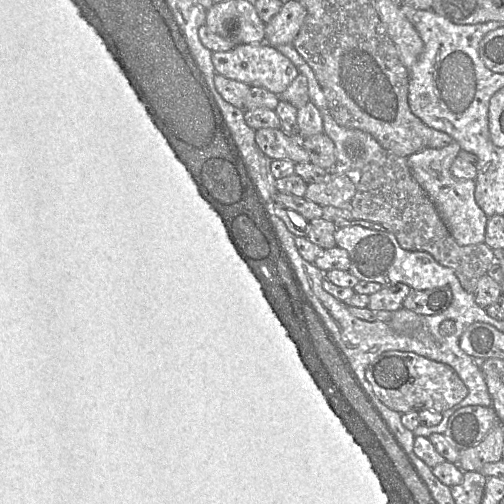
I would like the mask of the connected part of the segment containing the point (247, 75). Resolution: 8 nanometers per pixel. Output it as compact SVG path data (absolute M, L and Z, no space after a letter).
M267 43L239 44L228 51L213 52L212 62L217 74L246 83L251 87L266 88L276 95L281 94L299 74L287 57Z

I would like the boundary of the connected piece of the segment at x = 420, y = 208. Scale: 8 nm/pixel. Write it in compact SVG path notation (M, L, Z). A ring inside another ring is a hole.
M384 152L382 157L370 163L360 173L352 175L355 175L356 178L356 192L350 206L352 212L358 214L358 219L382 224L387 231L396 237L403 249L431 254L439 264L454 271L462 287L467 292L476 293L480 278L487 274L490 266L495 262L494 251L485 242L467 246L461 246L456 242L442 220L435 204L413 177L406 157Z

